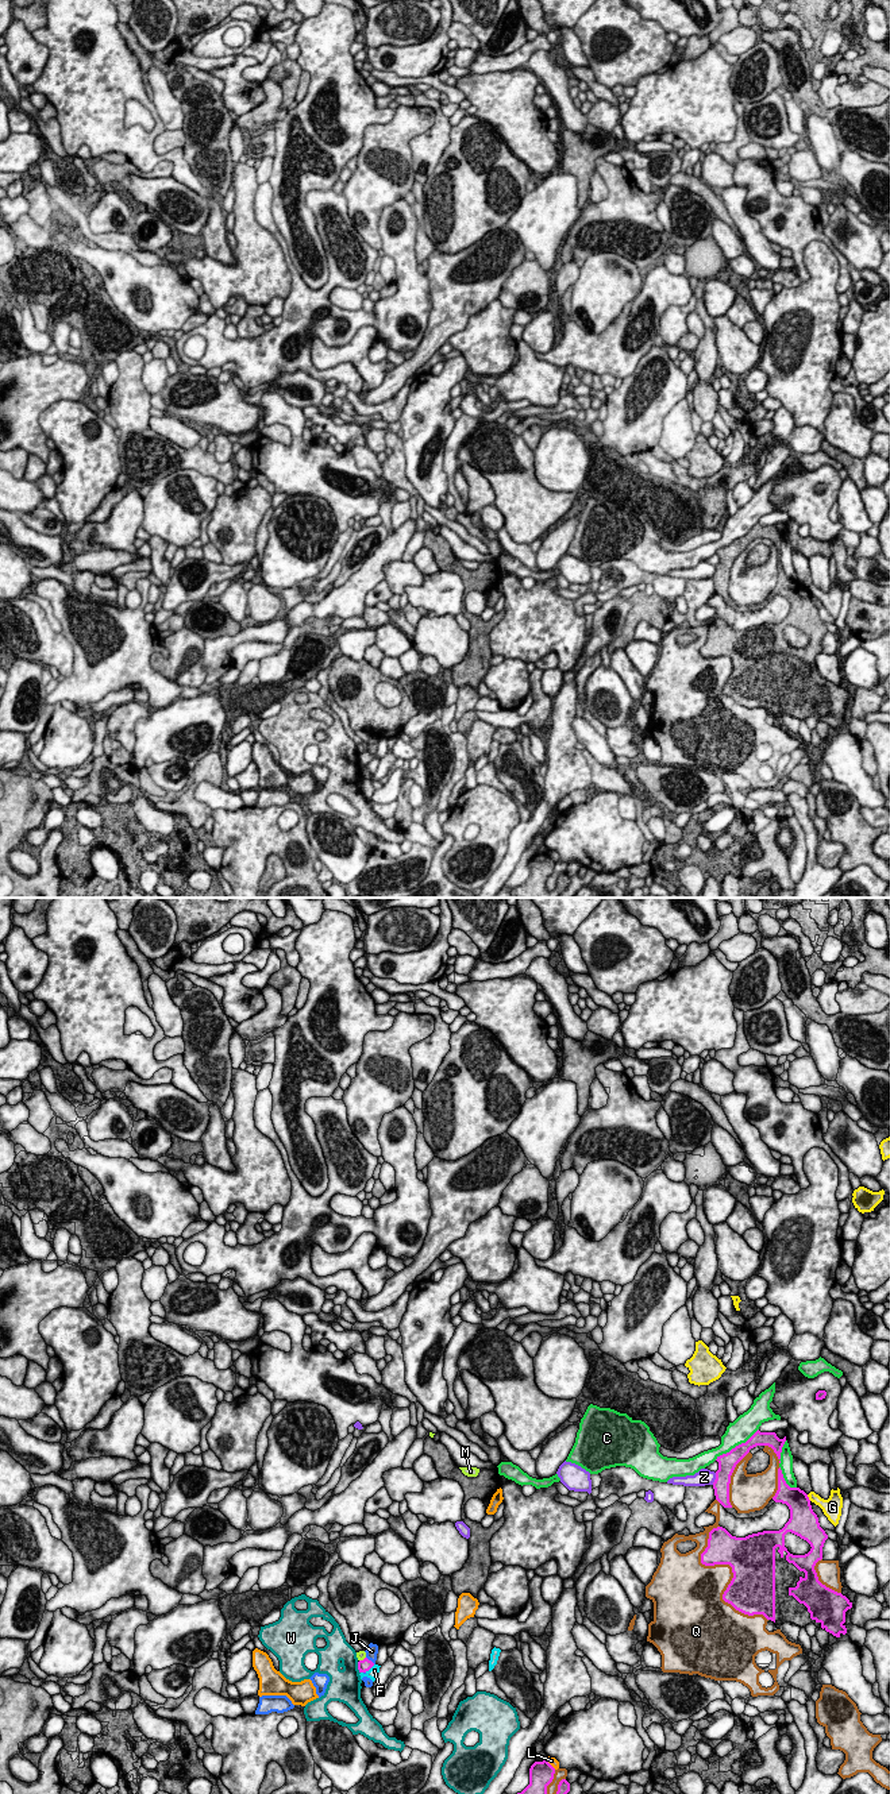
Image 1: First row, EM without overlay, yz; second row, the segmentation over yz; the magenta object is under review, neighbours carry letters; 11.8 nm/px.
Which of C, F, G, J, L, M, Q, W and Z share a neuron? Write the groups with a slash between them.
C / F / G L / J / M / Q / W / Z

